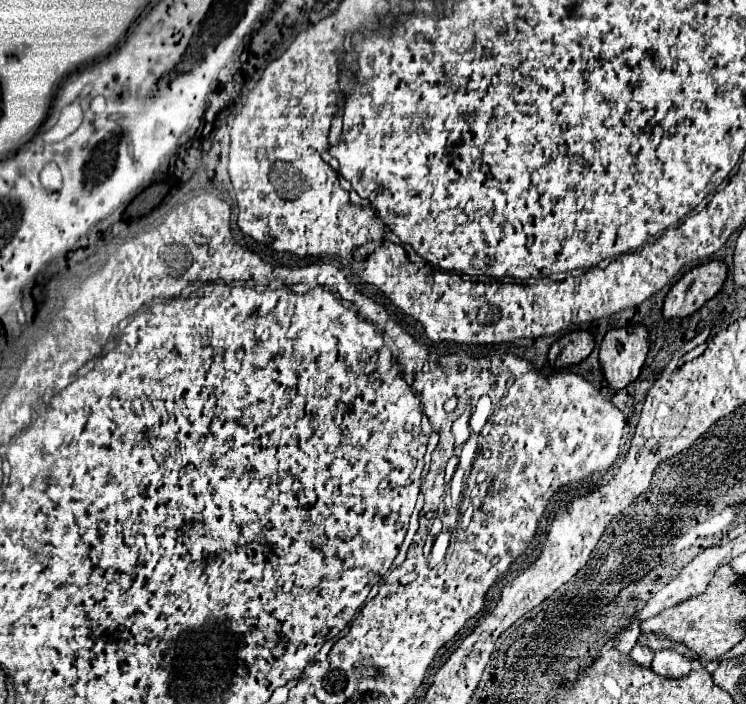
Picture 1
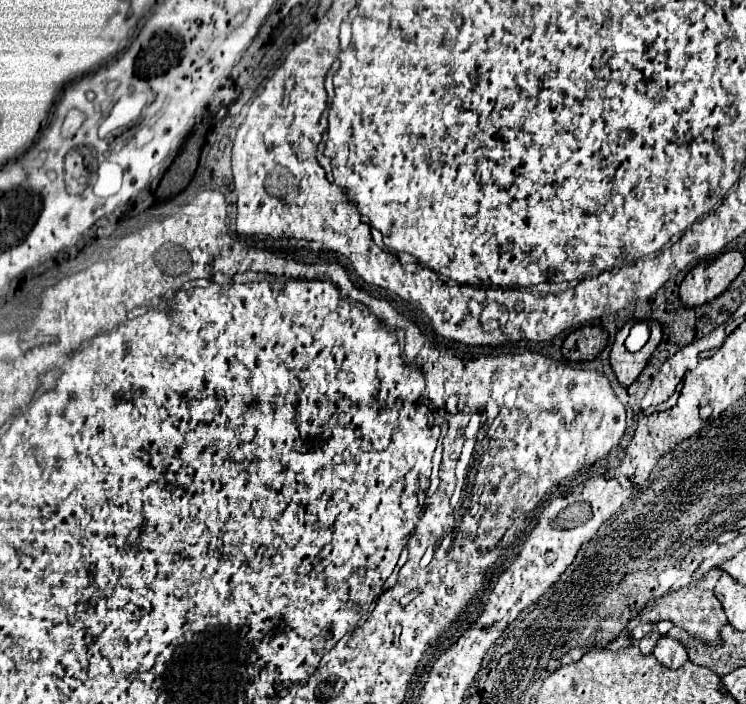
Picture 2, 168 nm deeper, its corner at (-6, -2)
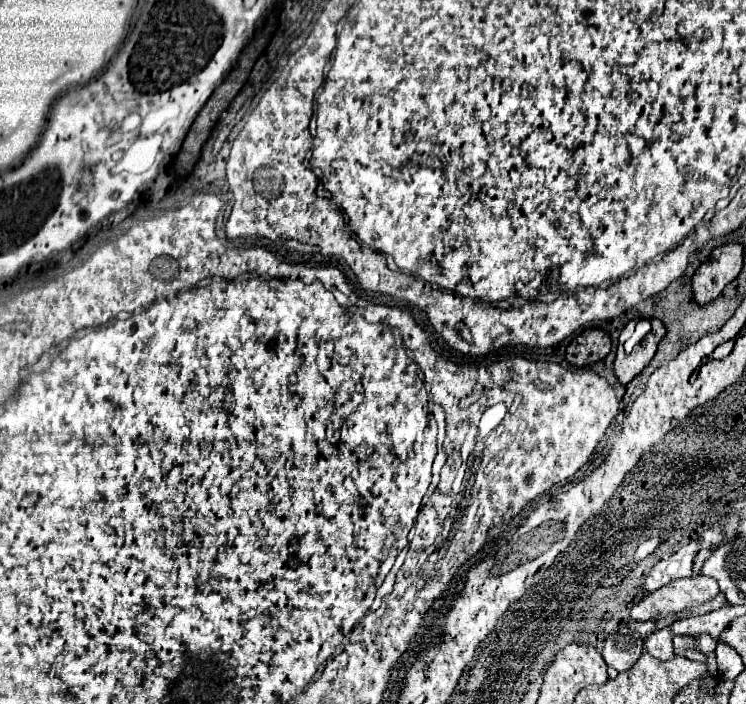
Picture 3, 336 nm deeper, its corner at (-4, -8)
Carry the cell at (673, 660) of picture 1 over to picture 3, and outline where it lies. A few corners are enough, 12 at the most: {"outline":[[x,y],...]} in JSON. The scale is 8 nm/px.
{"outline":[[656,630],[644,640],[648,654],[658,660],[676,656],[672,632]]}

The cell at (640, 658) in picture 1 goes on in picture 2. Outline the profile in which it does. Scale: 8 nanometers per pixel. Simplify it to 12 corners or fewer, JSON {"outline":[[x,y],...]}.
{"outline":[[650,632],[638,642],[642,654],[652,654],[660,638],[658,632]]}

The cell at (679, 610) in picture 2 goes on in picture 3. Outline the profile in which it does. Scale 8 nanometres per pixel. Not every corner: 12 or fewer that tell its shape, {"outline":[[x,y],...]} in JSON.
{"outline":[[680,578],[630,610],[636,622],[712,602],[714,578]]}

